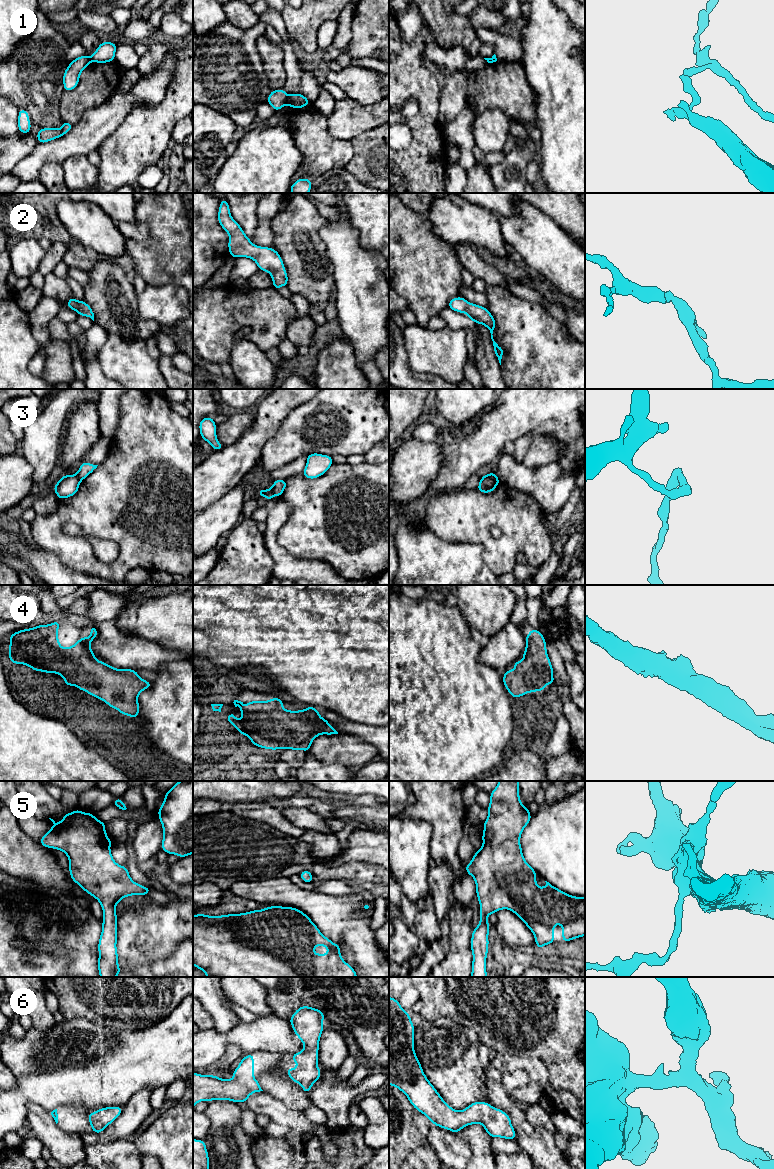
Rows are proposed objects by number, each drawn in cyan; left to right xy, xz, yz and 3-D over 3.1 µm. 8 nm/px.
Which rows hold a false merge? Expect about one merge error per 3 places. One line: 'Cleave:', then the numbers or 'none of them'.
Cleave: 1, 3

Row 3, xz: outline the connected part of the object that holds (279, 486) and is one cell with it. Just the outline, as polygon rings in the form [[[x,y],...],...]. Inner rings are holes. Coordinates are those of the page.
[[[275,480],[273,482],[273,492],[275,496],[281,496],[286,488],[286,480]]]

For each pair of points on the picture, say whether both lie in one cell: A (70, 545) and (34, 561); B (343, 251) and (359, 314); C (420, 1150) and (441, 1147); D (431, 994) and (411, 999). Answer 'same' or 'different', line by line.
A: different
B: same
C: different
D: different

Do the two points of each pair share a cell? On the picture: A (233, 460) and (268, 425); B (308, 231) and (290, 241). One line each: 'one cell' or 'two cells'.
A: one cell
B: one cell

